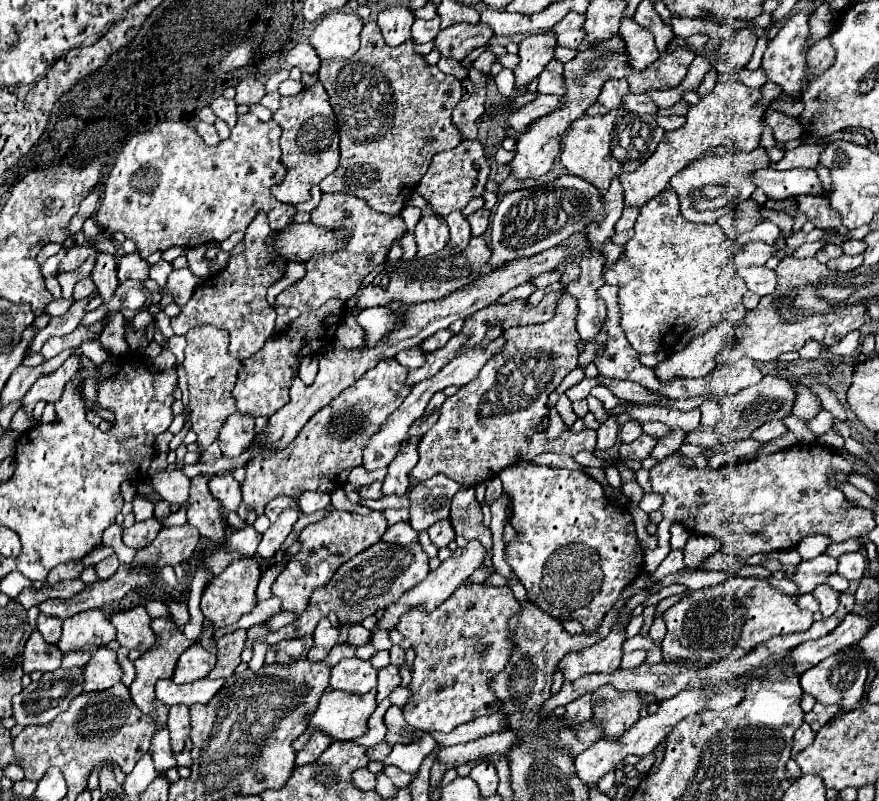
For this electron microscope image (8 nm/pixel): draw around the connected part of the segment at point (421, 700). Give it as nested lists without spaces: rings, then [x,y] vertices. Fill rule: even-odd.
[[[464,584],[460,586],[448,600],[444,600],[438,608],[428,612],[424,606],[416,606],[400,616],[396,630],[404,634],[416,652],[412,664],[412,682],[408,690],[412,696],[402,706],[404,720],[424,732],[450,732],[456,726],[476,718],[478,714],[492,714],[502,704],[490,688],[490,682],[496,674],[500,674],[516,648],[512,642],[510,620],[522,612],[522,606],[514,598],[508,586],[488,586],[488,584]]]

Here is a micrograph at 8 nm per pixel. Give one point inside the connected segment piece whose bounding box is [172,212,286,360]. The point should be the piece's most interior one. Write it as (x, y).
(235, 298)

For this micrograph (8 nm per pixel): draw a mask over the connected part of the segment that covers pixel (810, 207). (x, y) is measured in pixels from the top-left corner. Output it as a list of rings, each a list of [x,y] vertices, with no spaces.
[[[798,196],[798,206],[800,210],[808,216],[808,220],[816,228],[838,228],[842,226],[842,218],[836,210],[832,210],[830,202],[826,196]]]

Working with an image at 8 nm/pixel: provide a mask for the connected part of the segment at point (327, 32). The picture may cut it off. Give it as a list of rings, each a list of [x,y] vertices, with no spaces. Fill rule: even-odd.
[[[332,12],[328,16],[324,16],[318,26],[314,28],[312,36],[310,36],[310,44],[314,46],[314,50],[318,52],[318,56],[322,60],[330,60],[330,58],[350,58],[358,46],[360,46],[360,30],[362,30],[362,20],[356,14],[344,14],[344,12]]]

